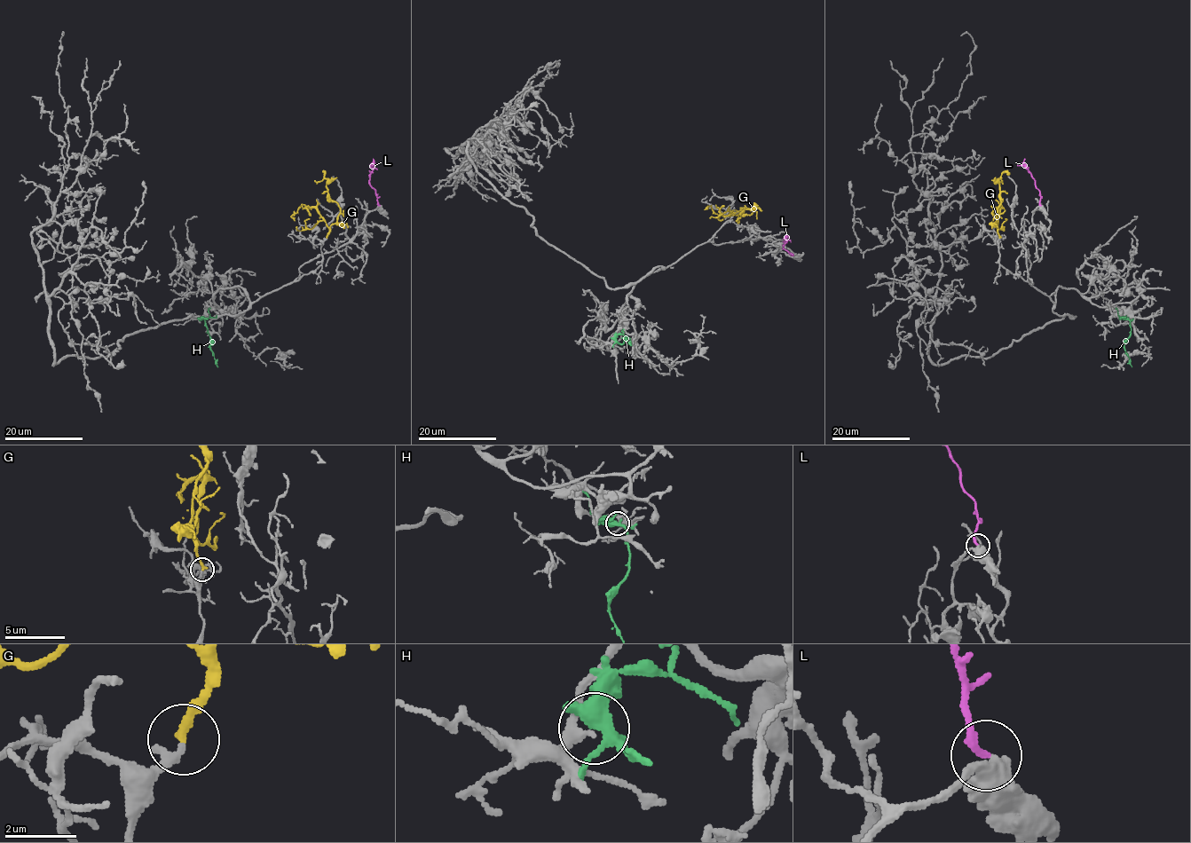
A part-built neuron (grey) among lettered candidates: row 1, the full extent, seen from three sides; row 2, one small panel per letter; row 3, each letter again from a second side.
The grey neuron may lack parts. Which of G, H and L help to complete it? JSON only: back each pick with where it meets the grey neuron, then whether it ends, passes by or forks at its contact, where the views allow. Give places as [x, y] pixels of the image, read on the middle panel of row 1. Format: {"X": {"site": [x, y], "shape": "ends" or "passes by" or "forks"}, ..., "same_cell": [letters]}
{"G": {"site": [740, 213], "shape": "ends"}, "same_cell": ["G"]}

